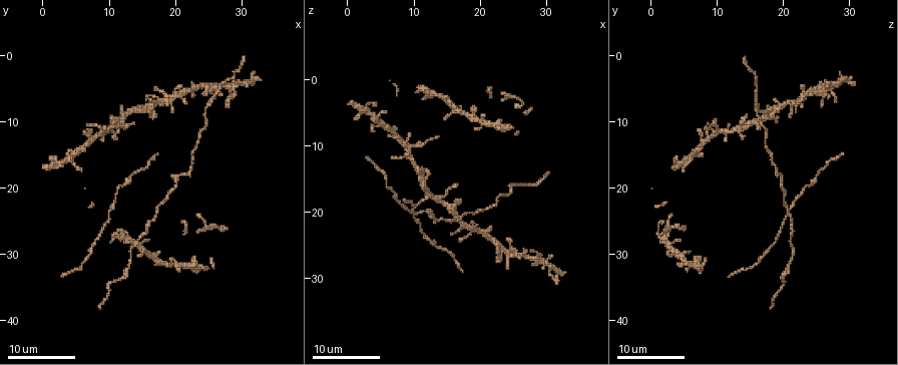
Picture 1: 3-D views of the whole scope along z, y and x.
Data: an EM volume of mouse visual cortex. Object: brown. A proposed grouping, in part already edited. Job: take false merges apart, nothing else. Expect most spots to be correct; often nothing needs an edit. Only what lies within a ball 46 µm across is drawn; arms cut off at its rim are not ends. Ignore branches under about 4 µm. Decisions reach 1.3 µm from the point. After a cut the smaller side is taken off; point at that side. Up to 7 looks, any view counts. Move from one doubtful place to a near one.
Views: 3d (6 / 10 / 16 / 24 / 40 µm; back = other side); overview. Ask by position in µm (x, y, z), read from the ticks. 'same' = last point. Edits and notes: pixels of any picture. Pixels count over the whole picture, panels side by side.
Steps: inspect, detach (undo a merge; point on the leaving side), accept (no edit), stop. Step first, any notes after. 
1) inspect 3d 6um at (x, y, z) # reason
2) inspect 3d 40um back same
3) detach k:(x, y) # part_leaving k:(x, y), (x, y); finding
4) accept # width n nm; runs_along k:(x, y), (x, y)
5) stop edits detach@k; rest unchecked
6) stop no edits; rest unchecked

inspect 3d 24um at (12.0, 33.5, 20.0) # calibre changes

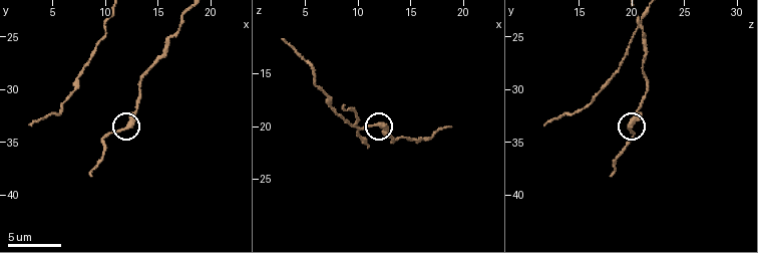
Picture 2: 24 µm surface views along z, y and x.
inspect 3d 10um at (12.0, 33.6, 20.0)

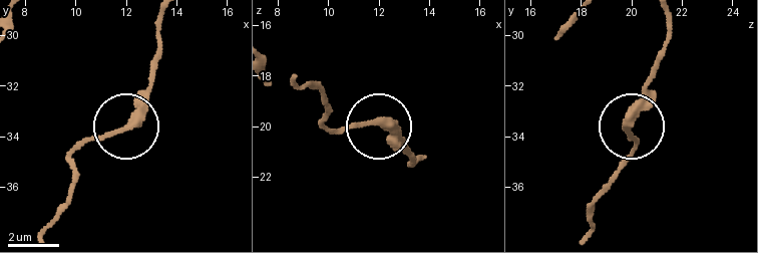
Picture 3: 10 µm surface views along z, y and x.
inspect 3d 6um at (12.2, 33.4, 19.9)

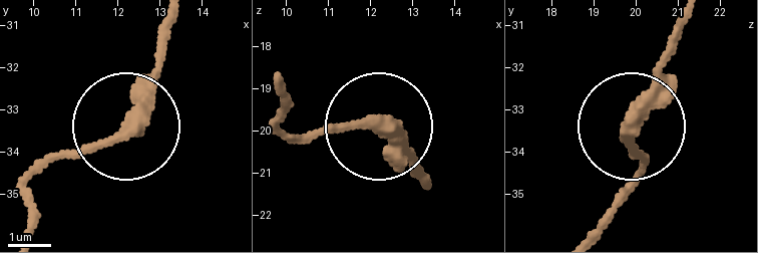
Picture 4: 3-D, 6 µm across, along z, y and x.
accept # runs_along 4:(422, 185), (382, 128), (278, 135); all the same neuron

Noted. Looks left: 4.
inspect 3d 16um at (13.5, 18.0, 25.0) # sudden change in width

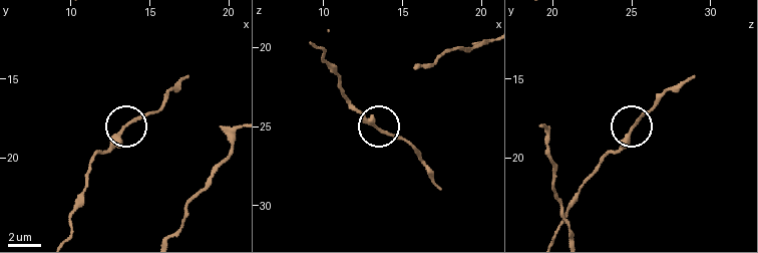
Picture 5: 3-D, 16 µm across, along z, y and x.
inspect 3d 10um at (13.6, 17.9, 25.1)

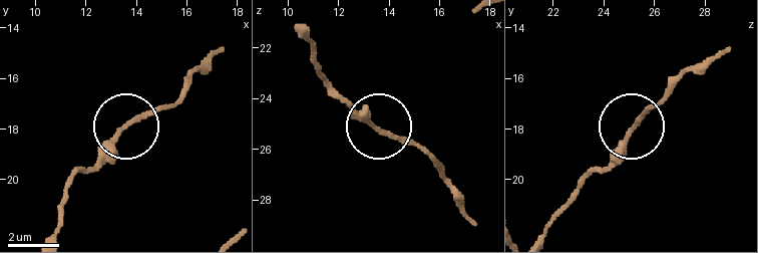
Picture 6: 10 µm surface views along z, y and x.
accept # one neuron here

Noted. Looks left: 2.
inspect 3d 24um at (21.0, 6.0, 23.0) # three arms meet

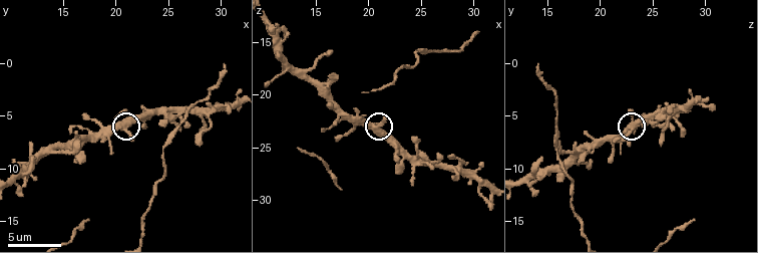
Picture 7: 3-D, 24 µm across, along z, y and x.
inspect 3d 6um at (20.8, 6.0, 23.2) # closer look

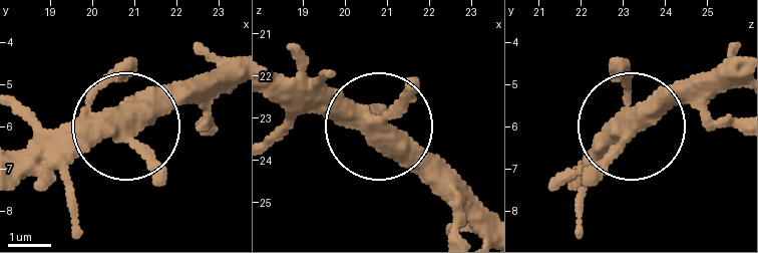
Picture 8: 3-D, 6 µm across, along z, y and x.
accept # width 390 nm; runs_along 8:(26, 167), (144, 123), (195, 76); continuous, no second neuron

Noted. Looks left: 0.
stop no edits; rest unchecked

